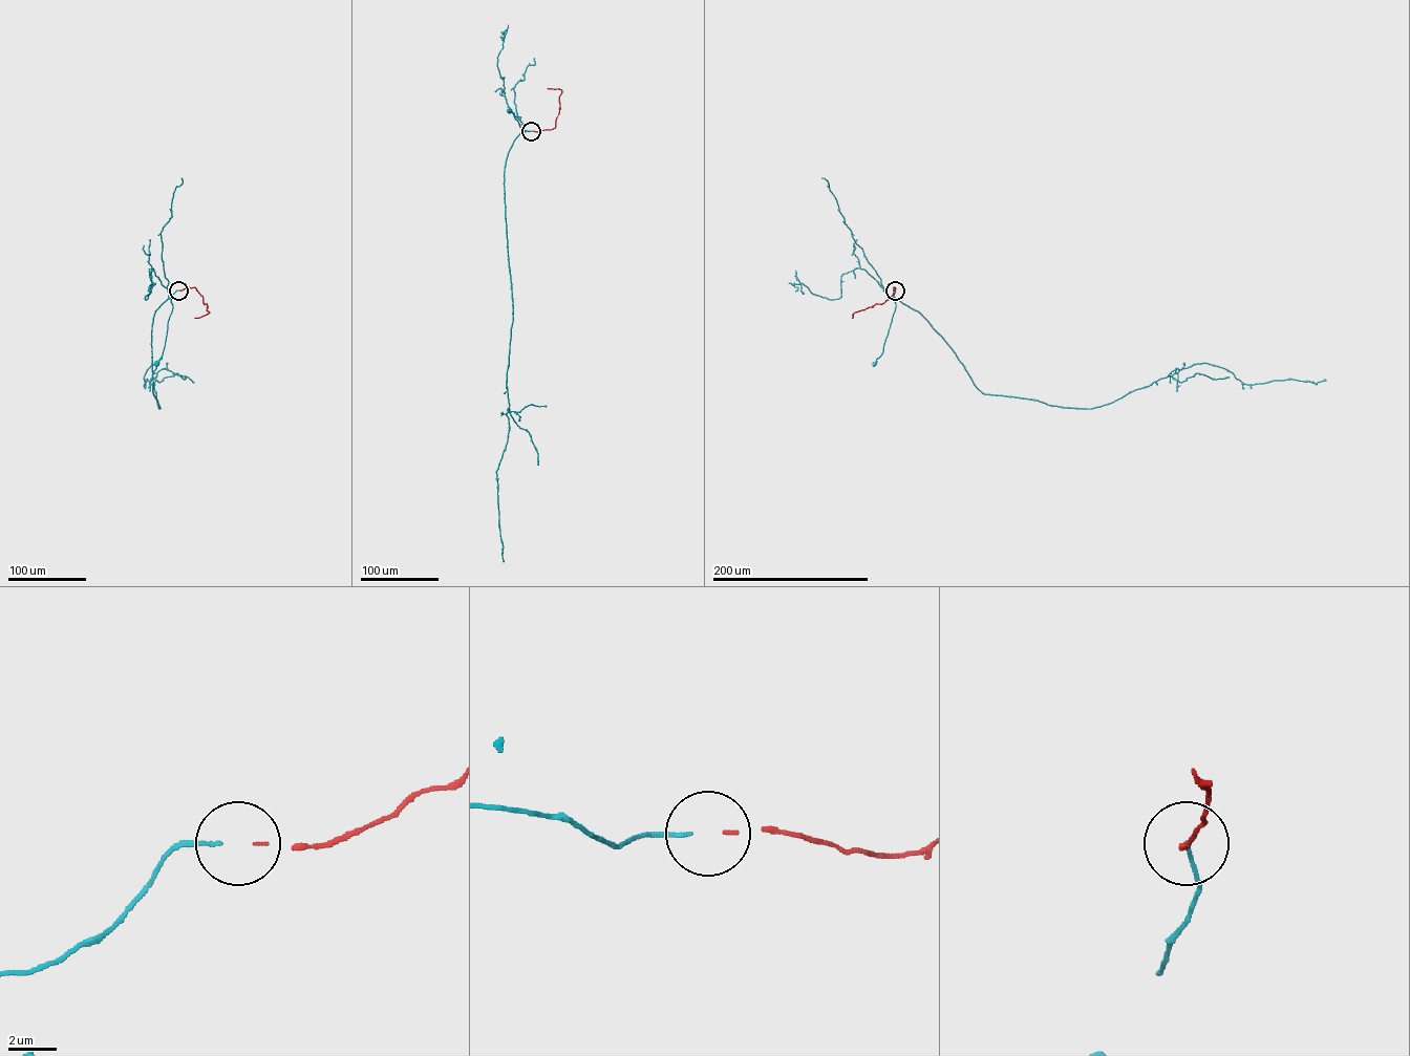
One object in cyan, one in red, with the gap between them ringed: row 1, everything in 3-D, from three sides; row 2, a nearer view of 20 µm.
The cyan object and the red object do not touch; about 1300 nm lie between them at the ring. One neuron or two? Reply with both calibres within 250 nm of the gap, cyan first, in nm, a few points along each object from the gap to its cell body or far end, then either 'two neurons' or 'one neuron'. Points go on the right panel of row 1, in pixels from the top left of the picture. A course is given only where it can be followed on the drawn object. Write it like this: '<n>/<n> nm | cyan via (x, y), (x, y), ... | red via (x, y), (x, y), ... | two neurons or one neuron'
140/100 nm | cyan via (895, 291), (892, 298), (895, 308), (882, 352), (874, 363) | red via (895, 291), (893, 287), (893, 295), (884, 302), (854, 313), (852, 318) | one neuron

